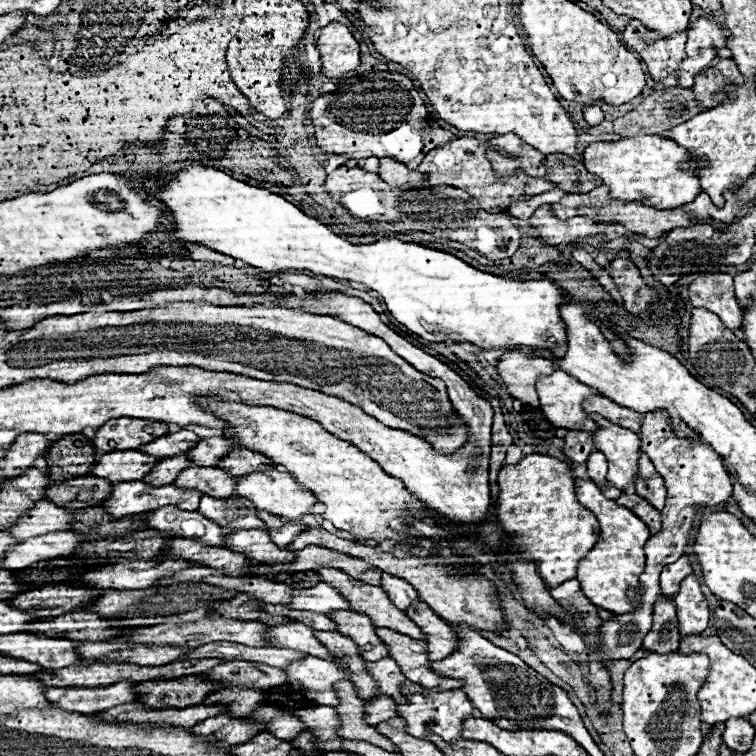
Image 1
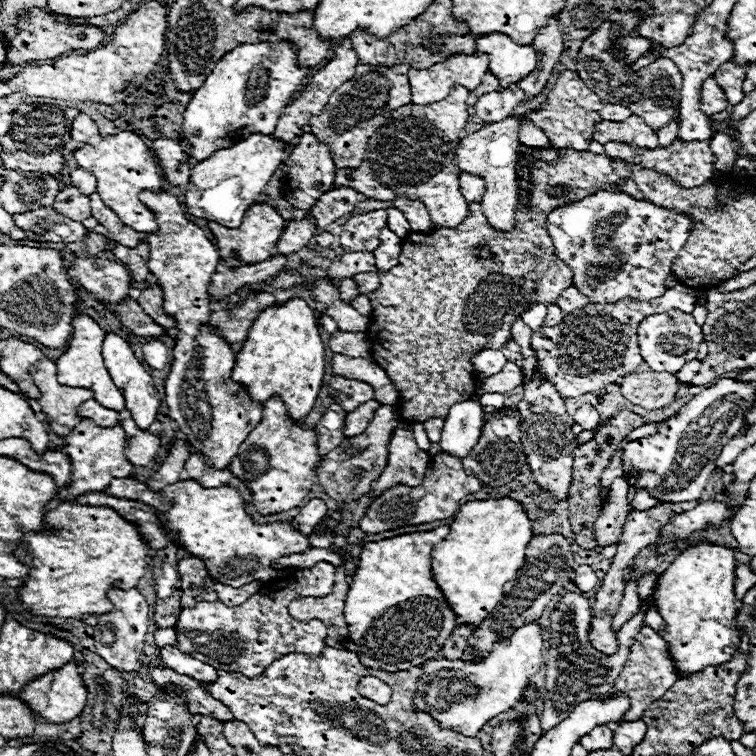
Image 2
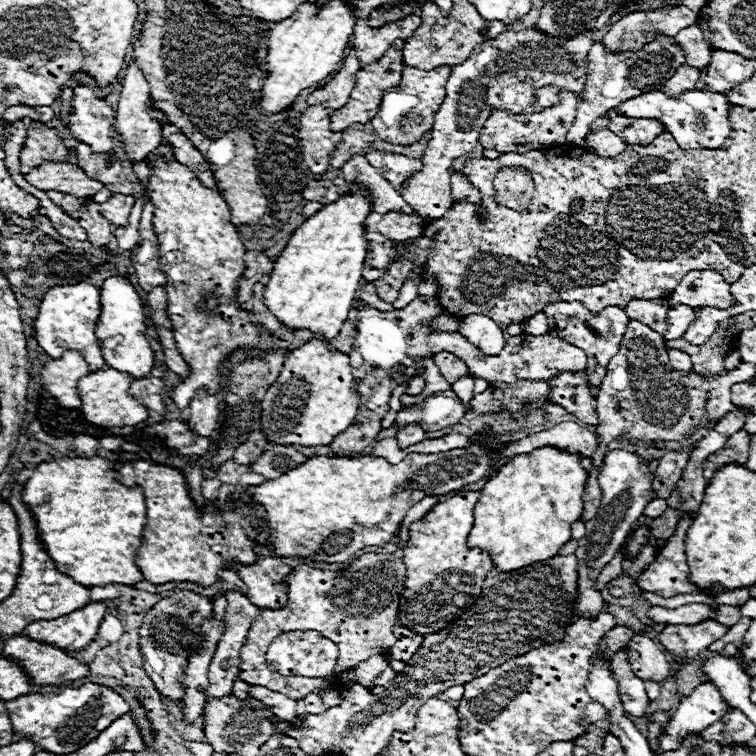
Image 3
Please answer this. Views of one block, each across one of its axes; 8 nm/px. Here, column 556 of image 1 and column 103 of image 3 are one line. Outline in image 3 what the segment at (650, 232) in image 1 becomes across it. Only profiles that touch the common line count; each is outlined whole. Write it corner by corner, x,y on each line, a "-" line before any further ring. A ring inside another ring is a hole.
112,194
104,204
100,204
100,214
114,226
126,226
134,202
134,196

